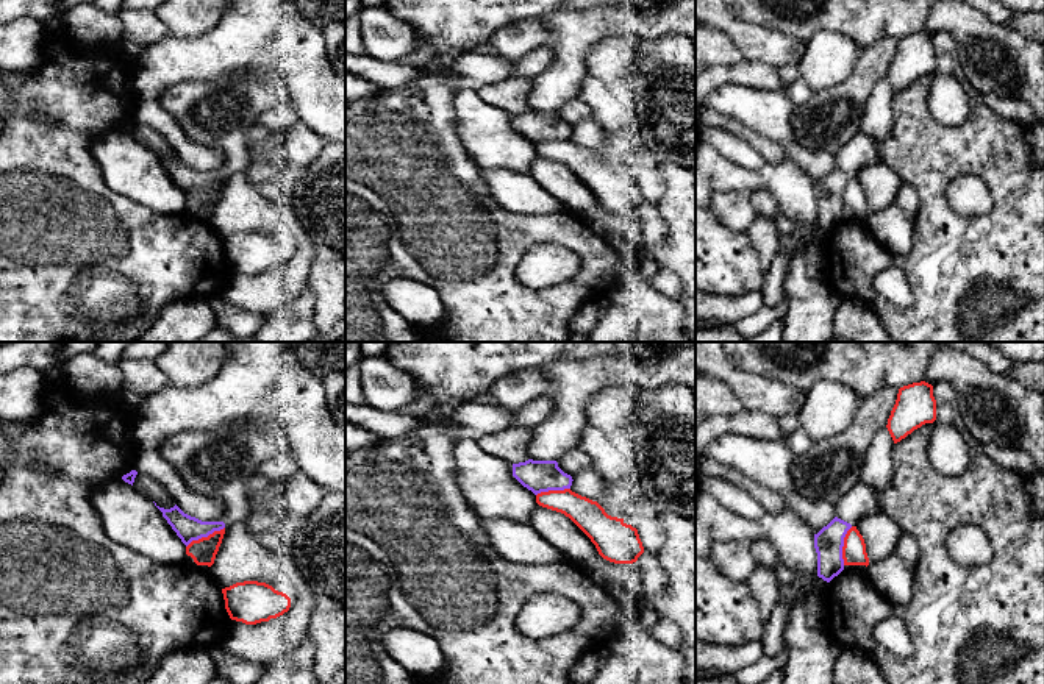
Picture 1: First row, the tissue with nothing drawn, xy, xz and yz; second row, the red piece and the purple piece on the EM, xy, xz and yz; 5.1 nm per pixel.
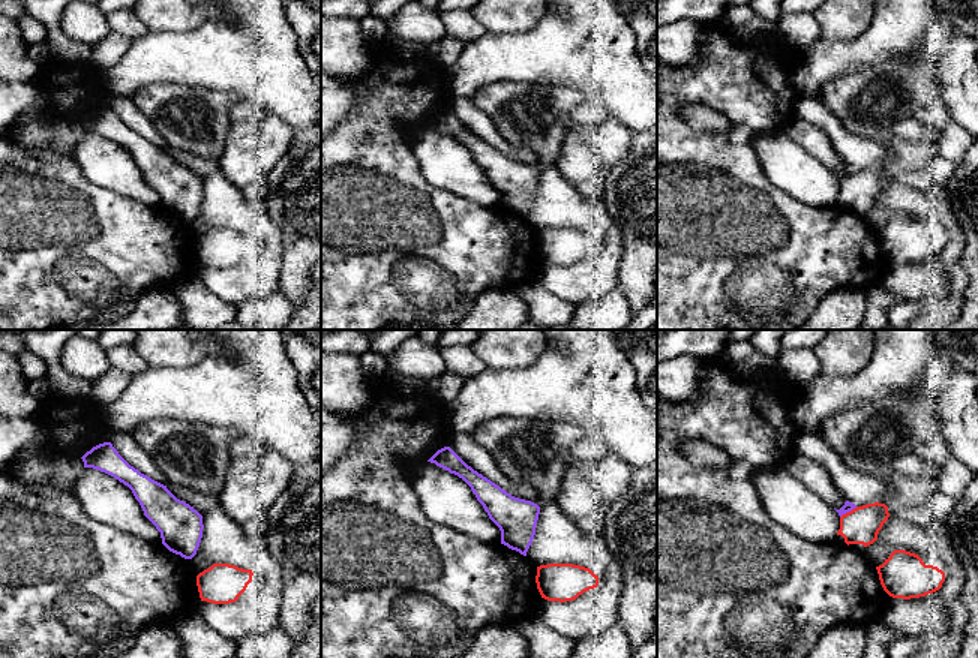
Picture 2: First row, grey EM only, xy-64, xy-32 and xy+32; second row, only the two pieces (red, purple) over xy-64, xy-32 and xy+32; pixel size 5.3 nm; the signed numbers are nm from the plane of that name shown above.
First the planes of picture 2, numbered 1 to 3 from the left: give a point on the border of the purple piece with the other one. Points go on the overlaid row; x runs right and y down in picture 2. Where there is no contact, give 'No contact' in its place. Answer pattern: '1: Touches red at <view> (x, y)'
1: No contact
2: No contact
3: Touches red at xy+32 (849, 511)

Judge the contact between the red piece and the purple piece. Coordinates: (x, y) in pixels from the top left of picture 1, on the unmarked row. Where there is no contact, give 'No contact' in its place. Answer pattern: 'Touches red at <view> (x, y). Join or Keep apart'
Touches red at xy (205, 188). Keep apart

